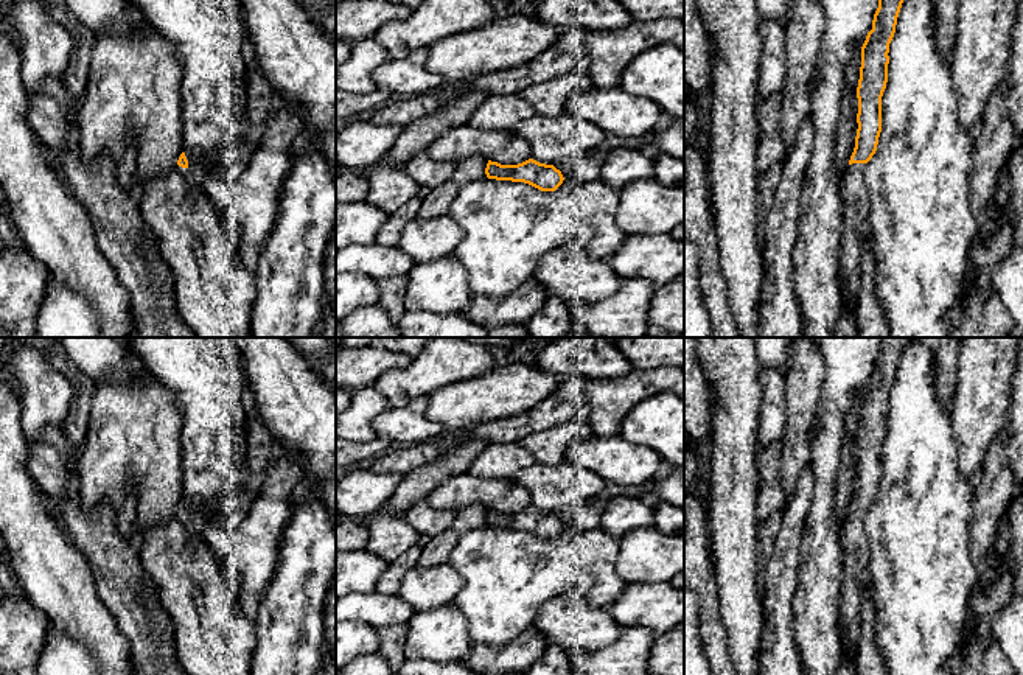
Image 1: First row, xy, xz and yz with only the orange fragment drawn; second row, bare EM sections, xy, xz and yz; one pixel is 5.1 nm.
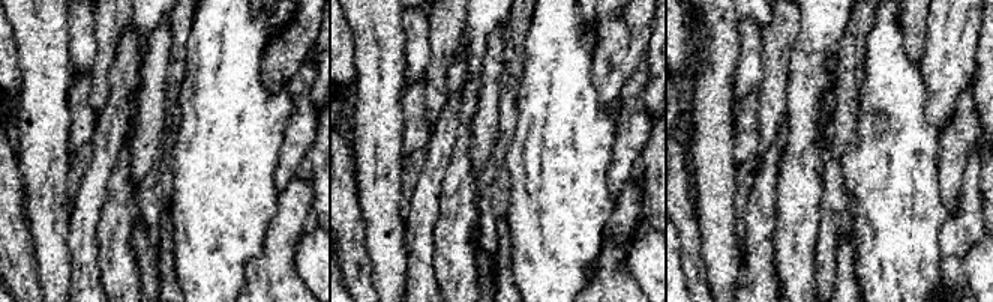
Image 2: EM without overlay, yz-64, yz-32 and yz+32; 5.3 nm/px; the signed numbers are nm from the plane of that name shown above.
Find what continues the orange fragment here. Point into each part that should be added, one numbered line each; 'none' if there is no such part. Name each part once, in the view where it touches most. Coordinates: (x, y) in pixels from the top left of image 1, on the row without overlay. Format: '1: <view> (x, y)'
1: yz (854, 540)

